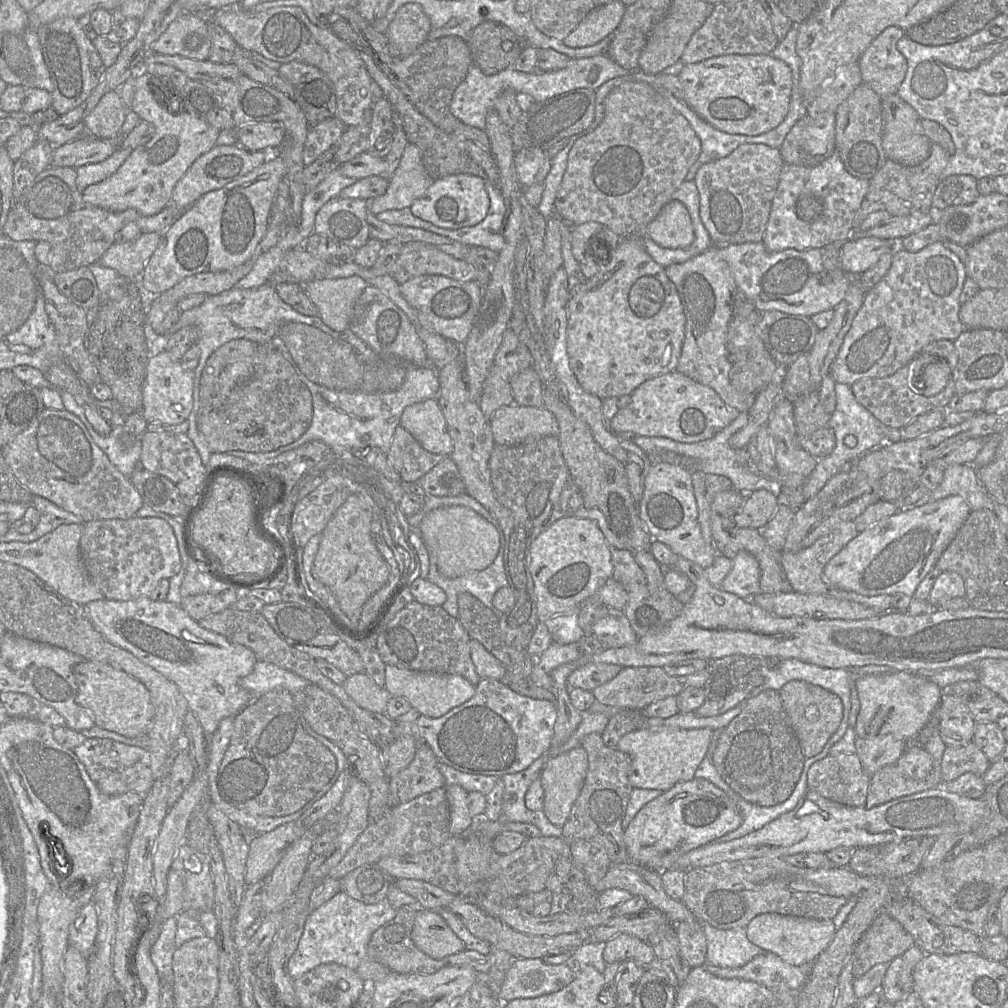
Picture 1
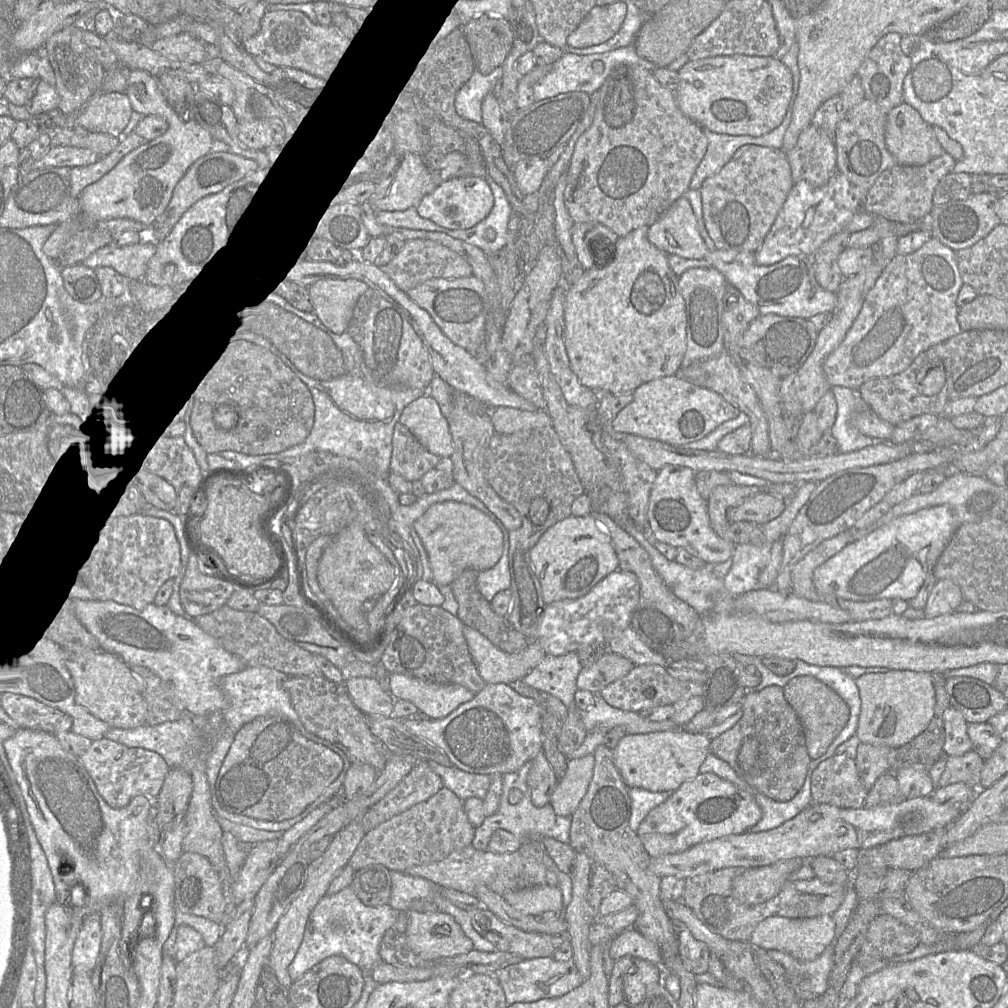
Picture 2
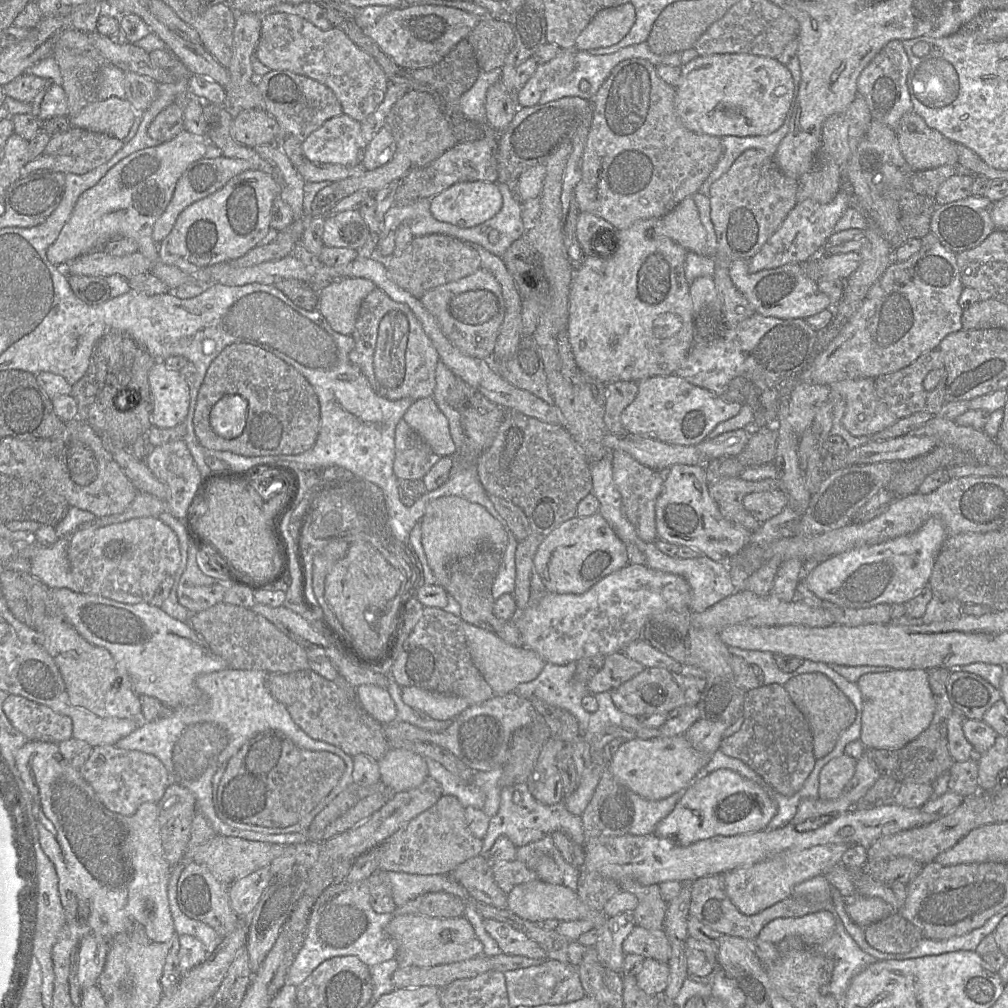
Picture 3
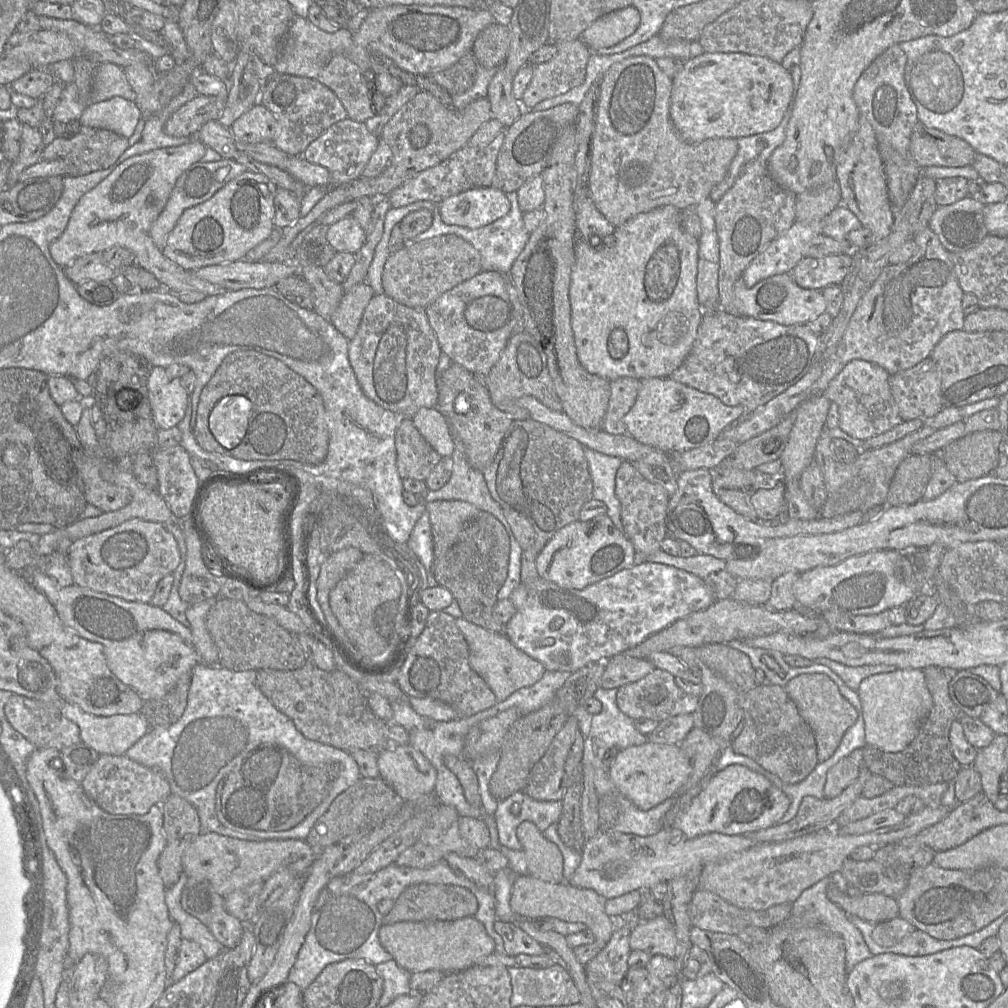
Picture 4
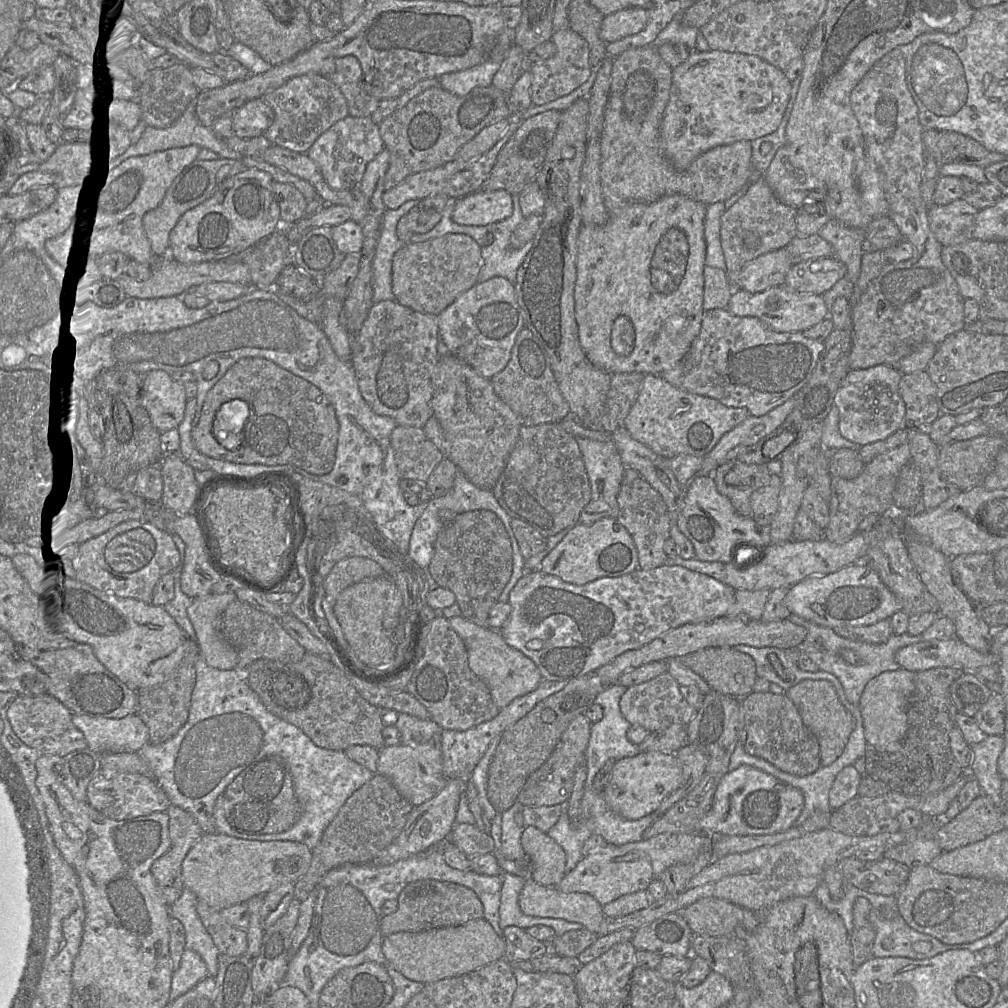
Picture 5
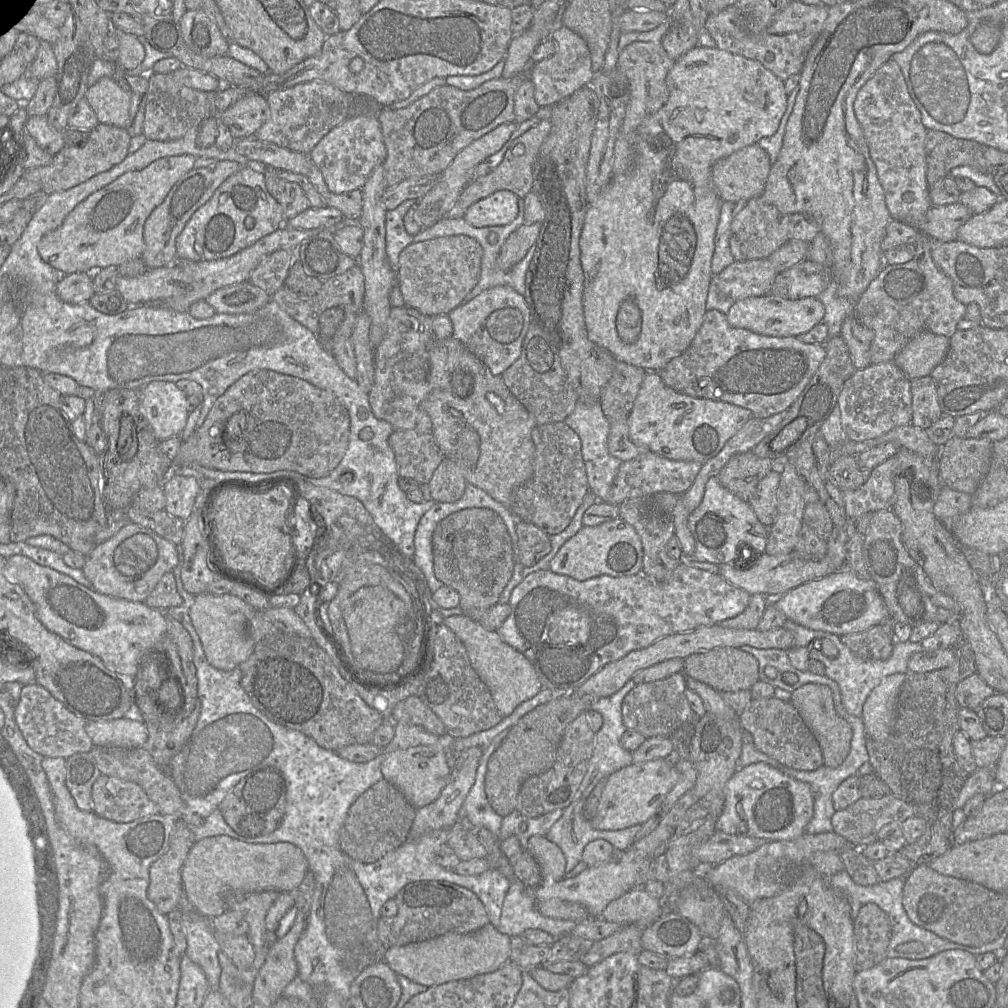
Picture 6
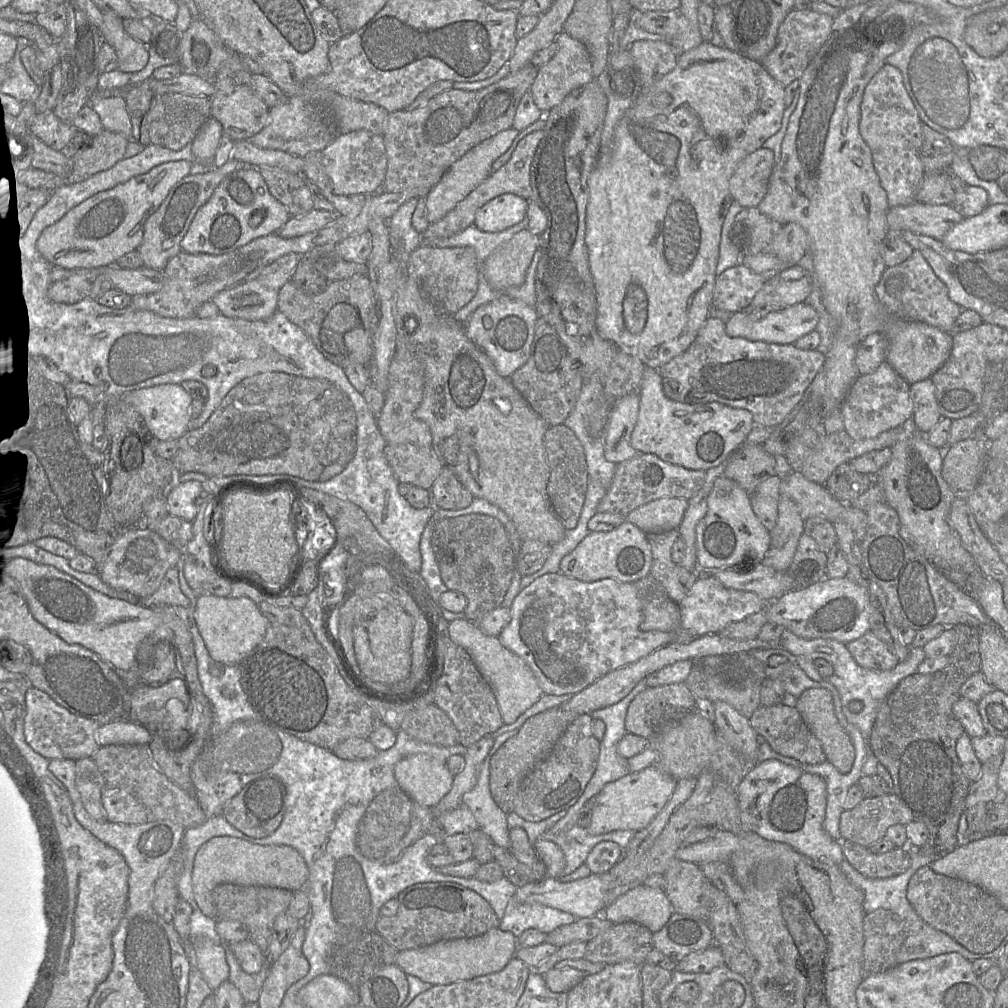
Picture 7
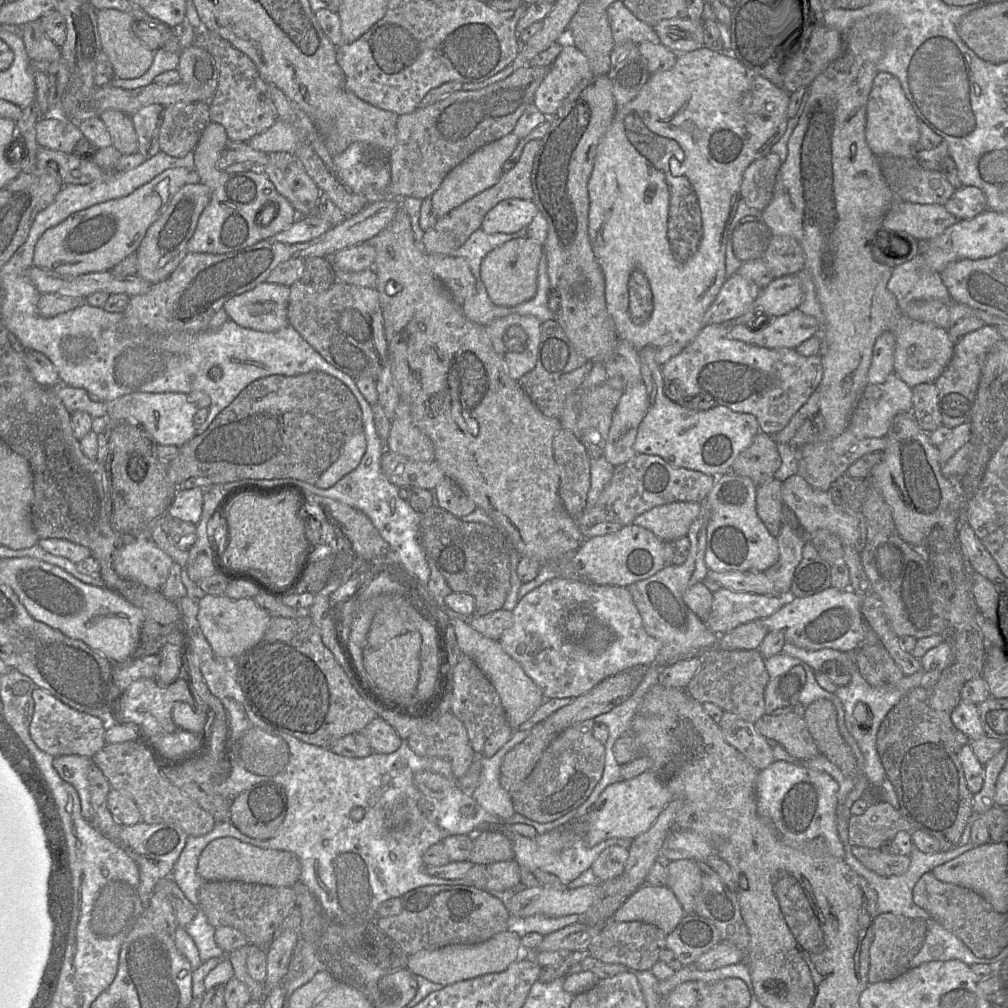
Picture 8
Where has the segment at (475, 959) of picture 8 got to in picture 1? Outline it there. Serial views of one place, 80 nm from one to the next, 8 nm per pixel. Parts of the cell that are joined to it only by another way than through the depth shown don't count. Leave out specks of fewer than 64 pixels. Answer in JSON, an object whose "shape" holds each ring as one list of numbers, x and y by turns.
{"shape":[[426,908,419,909,415,916,411,938,419,950,434,959,466,949,447,922,436,911]]}

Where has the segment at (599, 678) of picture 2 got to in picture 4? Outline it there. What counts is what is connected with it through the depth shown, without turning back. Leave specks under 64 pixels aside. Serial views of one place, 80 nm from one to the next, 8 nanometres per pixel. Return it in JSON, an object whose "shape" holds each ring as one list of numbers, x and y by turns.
{"shape":[[625,653,617,654,605,662,600,688,618,689,642,679,654,669,648,659,633,658]]}

